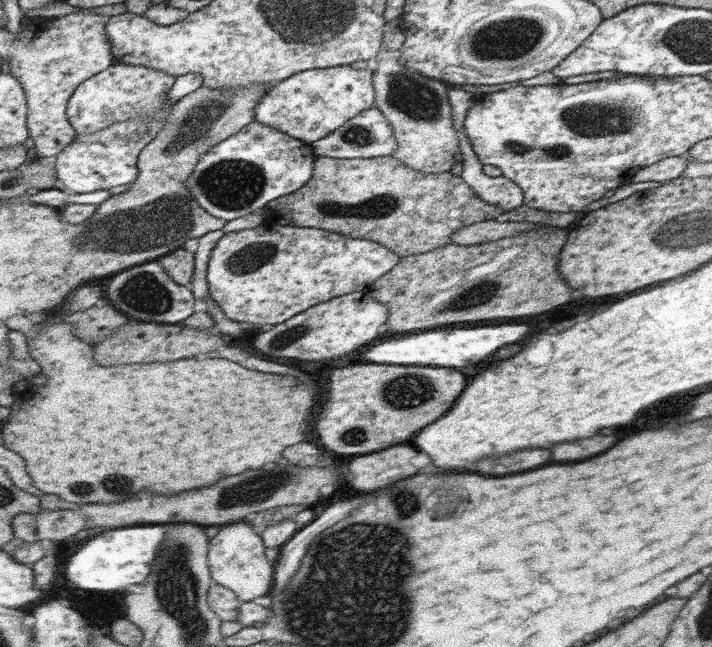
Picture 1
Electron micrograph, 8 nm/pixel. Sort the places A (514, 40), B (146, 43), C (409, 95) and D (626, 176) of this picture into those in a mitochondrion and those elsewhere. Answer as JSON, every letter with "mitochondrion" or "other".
{"A":"mitochondrion","B":"other","C":"mitochondrion","D":"other"}

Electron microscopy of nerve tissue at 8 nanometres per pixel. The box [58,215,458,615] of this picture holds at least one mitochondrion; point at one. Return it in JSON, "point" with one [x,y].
{"point":[143,292]}

